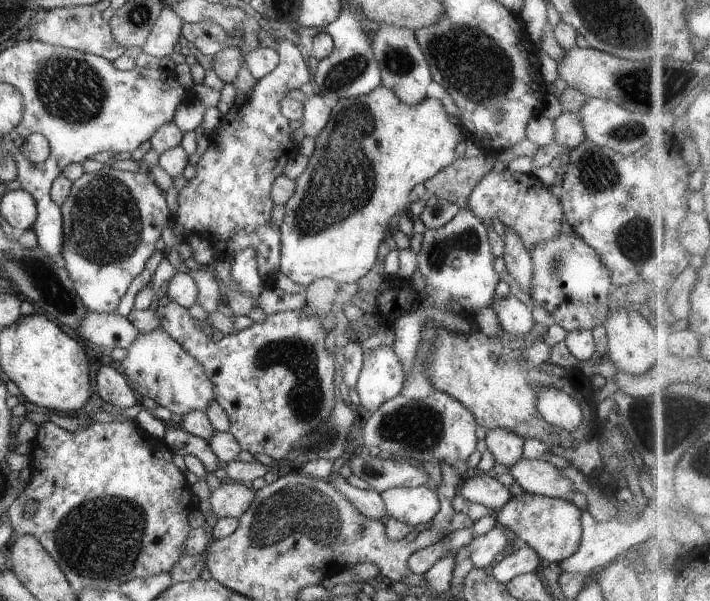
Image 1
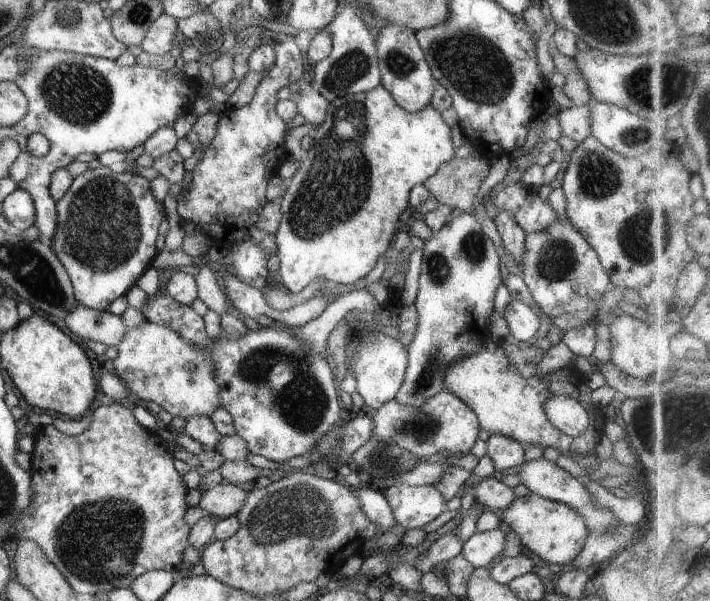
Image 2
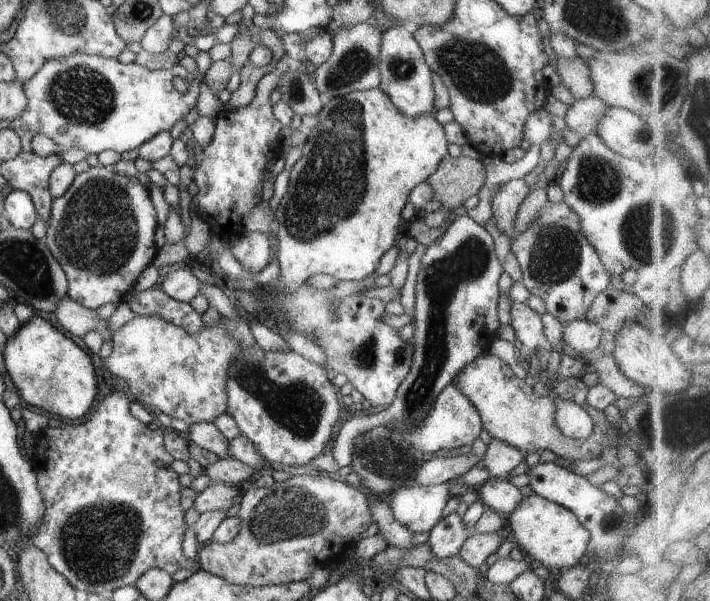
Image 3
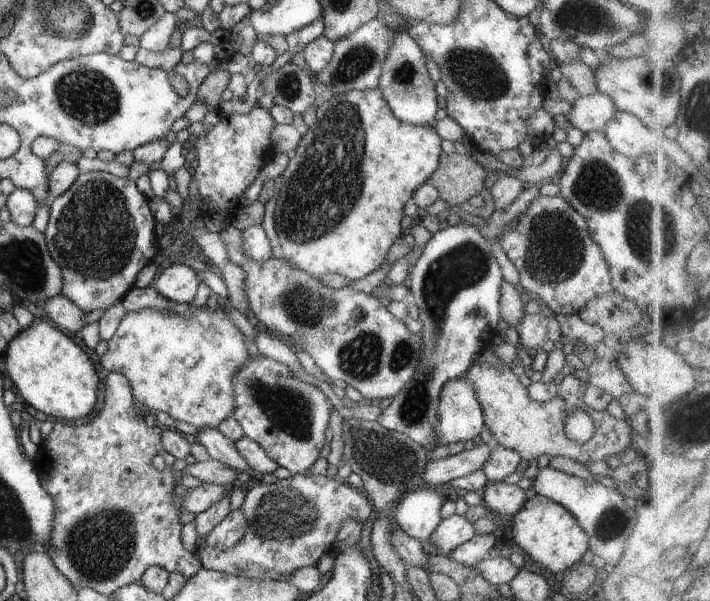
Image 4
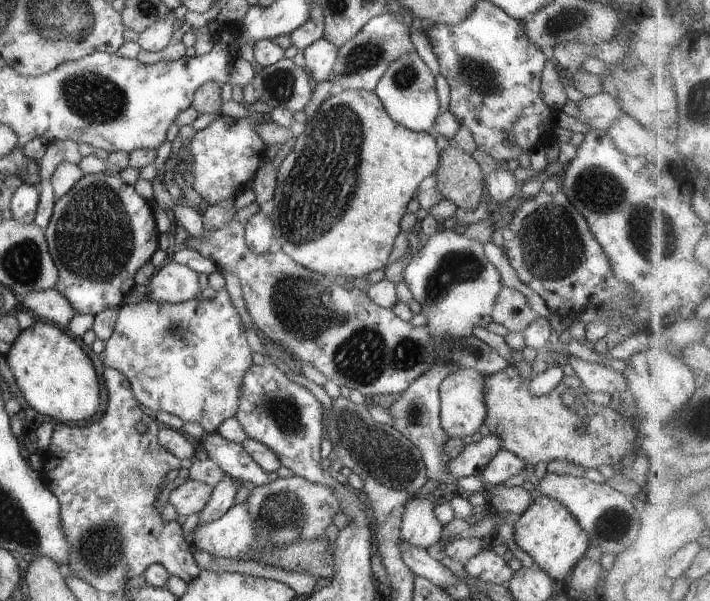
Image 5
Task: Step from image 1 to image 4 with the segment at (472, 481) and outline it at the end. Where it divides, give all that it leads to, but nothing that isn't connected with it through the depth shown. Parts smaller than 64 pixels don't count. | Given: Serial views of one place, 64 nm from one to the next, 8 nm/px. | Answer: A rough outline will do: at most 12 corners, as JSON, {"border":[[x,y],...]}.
{"border":[[489,483],[484,506],[498,515],[514,515],[528,500],[516,484]]}

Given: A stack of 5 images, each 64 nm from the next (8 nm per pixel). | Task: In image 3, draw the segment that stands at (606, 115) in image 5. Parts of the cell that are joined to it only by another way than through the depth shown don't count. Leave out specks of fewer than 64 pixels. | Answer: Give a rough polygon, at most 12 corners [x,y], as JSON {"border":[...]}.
{"border":[[594,95],[575,100],[563,116],[582,139],[596,133],[609,104]]}

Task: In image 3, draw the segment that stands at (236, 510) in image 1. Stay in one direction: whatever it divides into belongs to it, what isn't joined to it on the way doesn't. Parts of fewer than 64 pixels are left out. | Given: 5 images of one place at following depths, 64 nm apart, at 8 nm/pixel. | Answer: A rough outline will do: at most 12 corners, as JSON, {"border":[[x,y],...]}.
{"border":[[212,483],[194,498],[200,513],[227,512],[241,487]]}

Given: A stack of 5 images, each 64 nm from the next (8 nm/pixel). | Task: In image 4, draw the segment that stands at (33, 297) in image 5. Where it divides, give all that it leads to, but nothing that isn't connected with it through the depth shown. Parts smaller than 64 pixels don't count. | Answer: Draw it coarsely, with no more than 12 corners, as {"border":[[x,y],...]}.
{"border":[[66,296],[48,298],[44,314],[64,332],[81,335],[86,312]]}

